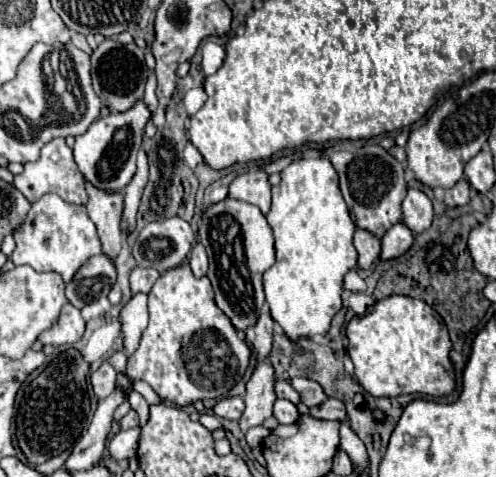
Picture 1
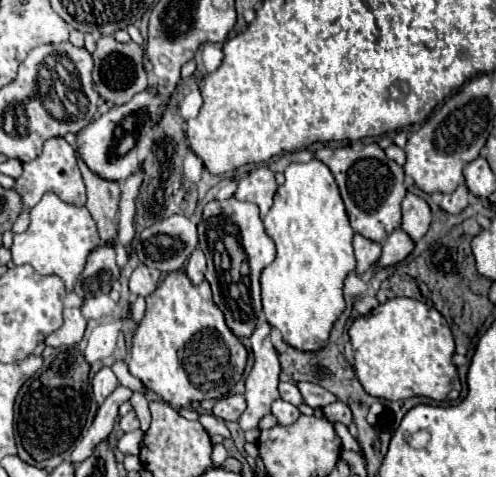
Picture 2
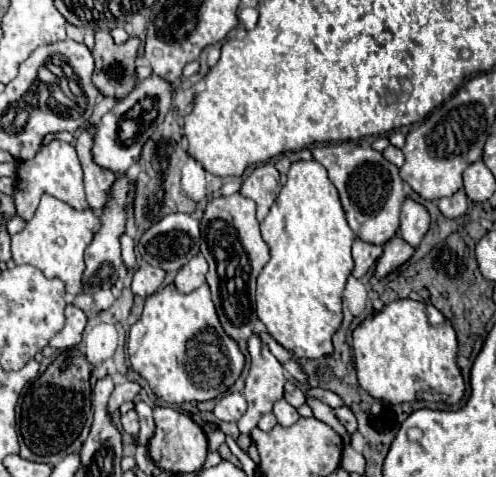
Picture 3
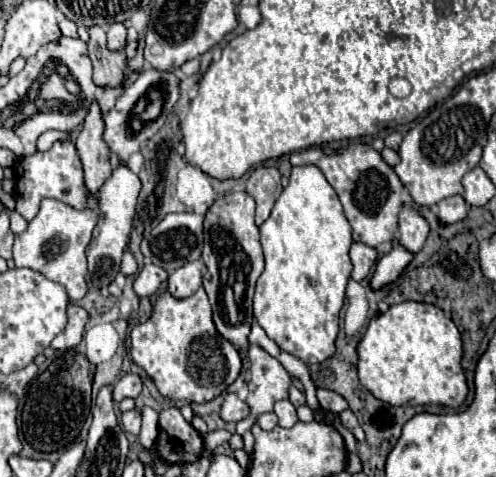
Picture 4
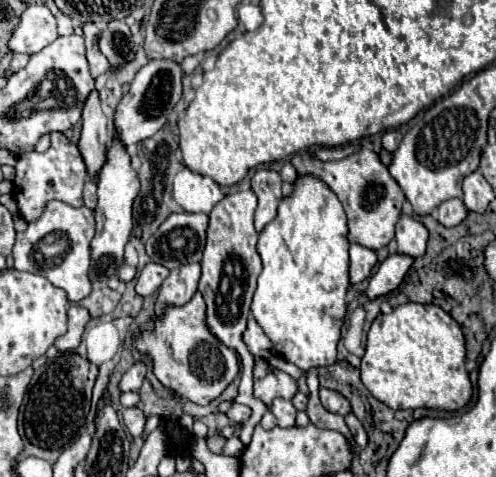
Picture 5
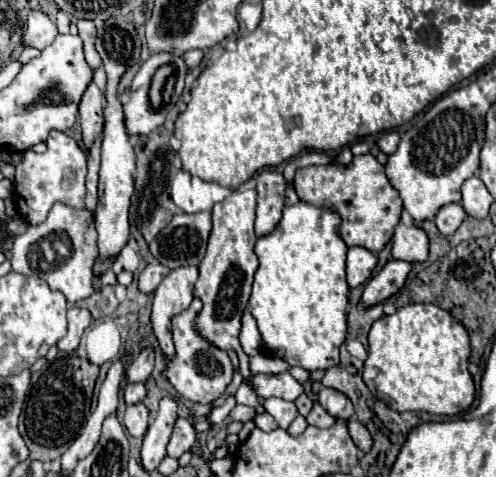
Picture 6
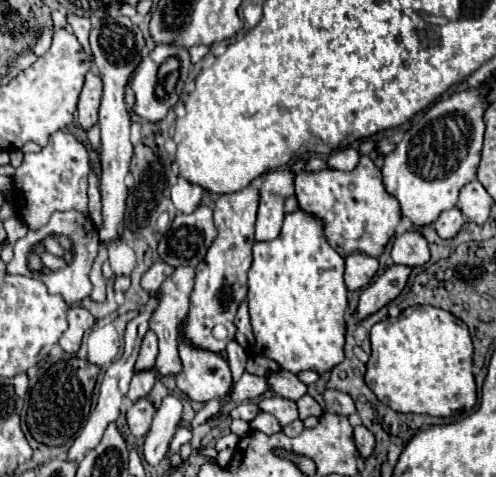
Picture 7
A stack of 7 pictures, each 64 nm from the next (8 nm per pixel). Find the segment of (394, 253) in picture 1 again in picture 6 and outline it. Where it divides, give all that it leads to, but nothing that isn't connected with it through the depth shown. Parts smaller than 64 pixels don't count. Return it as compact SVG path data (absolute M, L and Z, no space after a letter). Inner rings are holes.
M390 260L390 262L366 284L360 304L362 304L364 308L370 308L370 306L376 306L376 304L384 302L386 298L394 296L394 294L404 286L410 268L412 268L412 264L408 264L408 262Z

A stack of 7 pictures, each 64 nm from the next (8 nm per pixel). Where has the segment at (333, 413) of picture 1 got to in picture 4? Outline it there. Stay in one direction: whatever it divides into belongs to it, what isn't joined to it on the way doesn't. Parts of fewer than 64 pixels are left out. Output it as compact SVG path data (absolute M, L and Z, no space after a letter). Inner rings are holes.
M344 410L344 412L340 414L340 418L342 418L342 424L356 436L356 440L358 440L358 442L364 442L364 430L360 428L354 412L352 412L352 410Z

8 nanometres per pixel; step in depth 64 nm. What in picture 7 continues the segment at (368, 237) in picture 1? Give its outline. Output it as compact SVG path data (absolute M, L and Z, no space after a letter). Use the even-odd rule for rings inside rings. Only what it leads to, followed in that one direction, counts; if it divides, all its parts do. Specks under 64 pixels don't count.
M364 254L348 256L346 274L344 274L346 288L350 292L366 288L372 282L372 278L376 276L376 272L378 272L378 260L376 258L370 258L370 256L364 256Z

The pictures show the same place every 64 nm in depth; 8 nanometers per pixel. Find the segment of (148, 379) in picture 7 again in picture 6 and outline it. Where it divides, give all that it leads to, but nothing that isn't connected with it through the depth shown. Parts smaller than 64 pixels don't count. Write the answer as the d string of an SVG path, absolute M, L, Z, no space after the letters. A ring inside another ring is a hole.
M136 382L136 384L126 384L124 388L124 400L126 404L136 404L142 402L146 396L146 382Z

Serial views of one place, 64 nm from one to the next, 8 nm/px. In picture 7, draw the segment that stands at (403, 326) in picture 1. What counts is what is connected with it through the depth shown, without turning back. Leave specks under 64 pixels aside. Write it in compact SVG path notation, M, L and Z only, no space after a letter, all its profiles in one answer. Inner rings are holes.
M434 306L406 308L398 318L388 318L370 330L372 354L366 364L366 384L378 396L382 404L388 404L396 412L428 414L448 418L454 412L468 412L476 406L476 384L472 376L474 346L468 326L450 312Z

